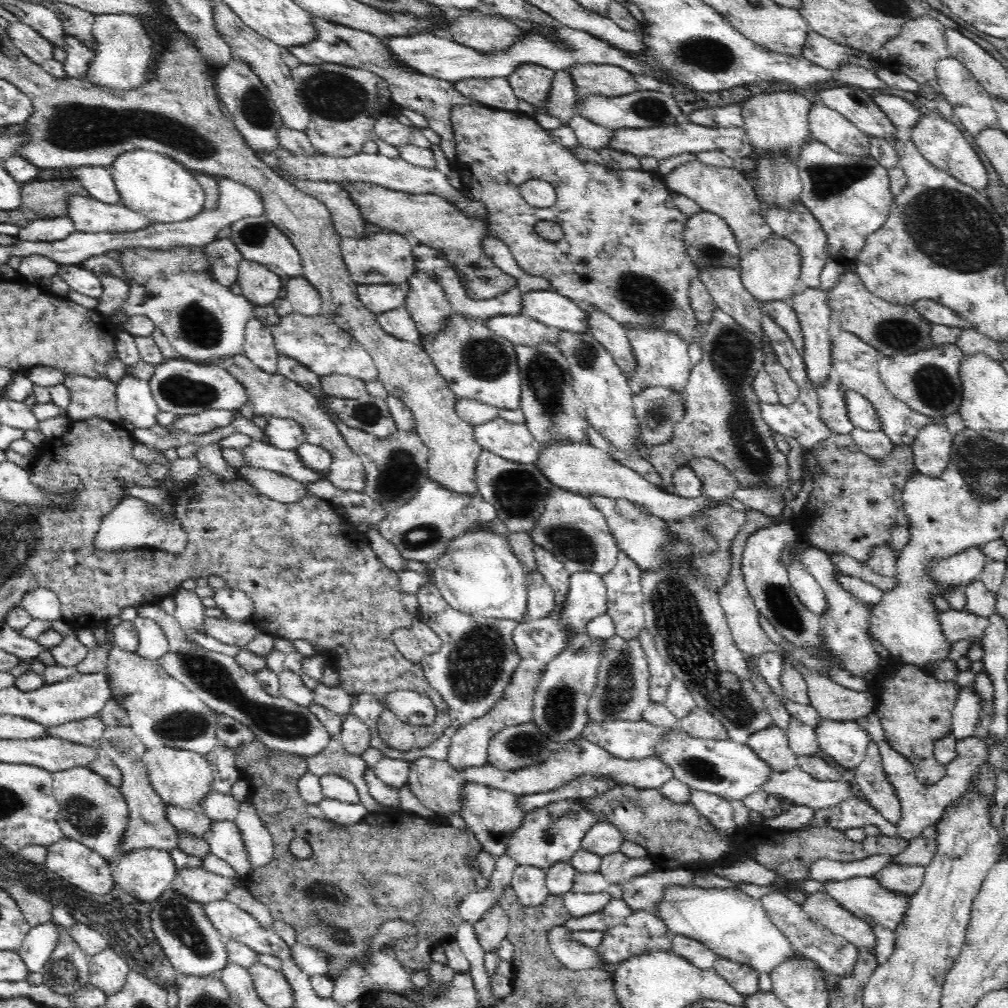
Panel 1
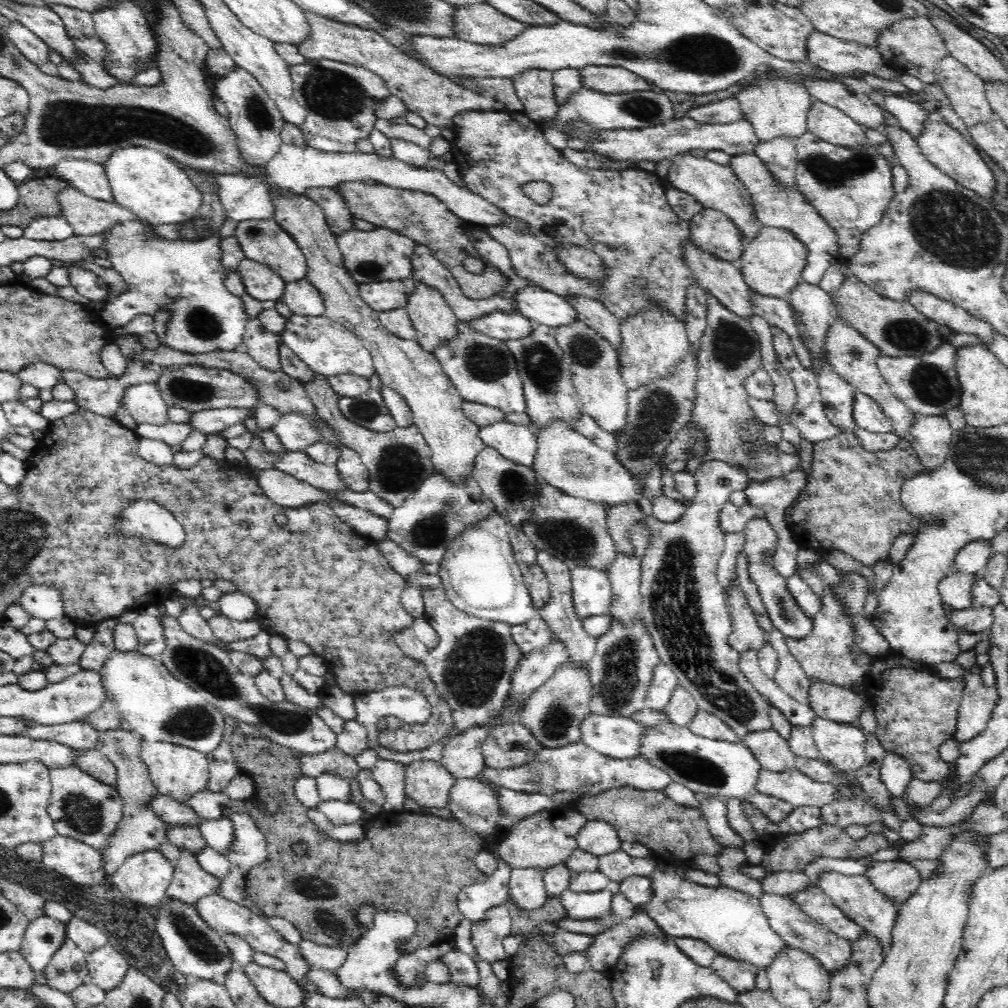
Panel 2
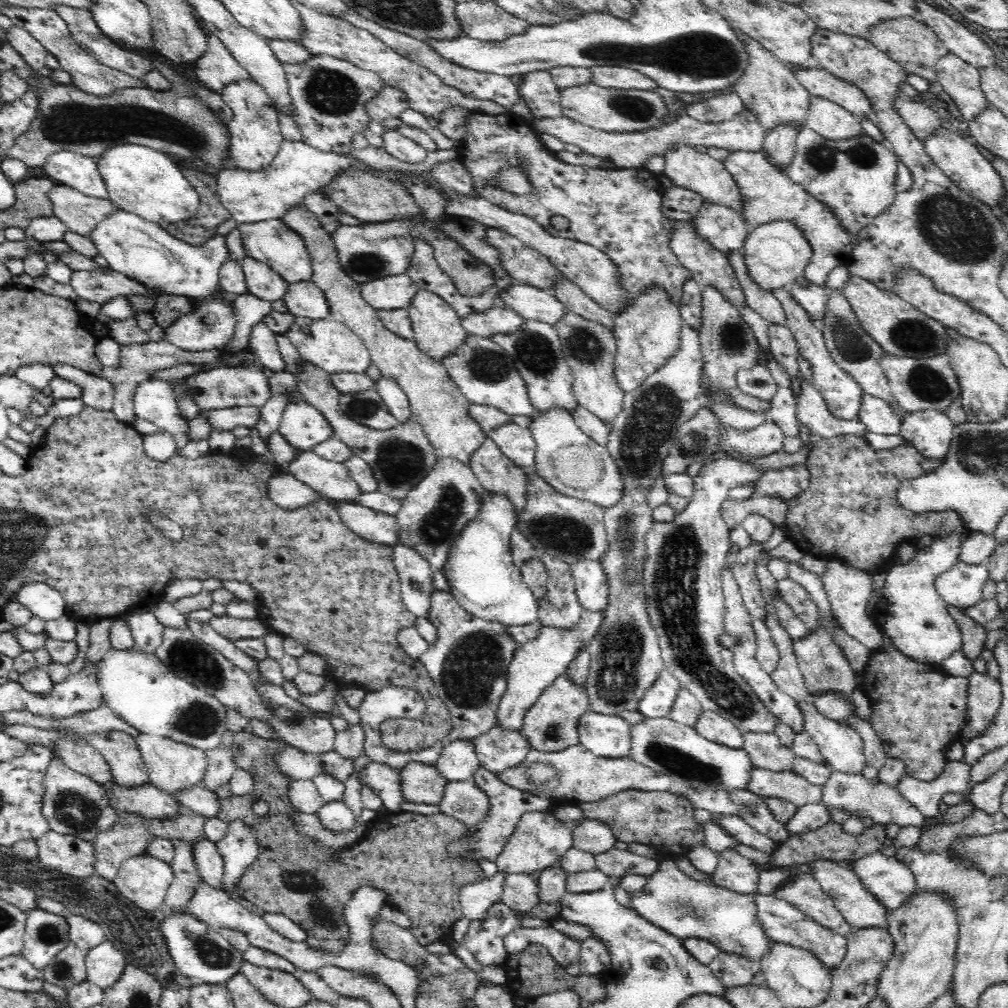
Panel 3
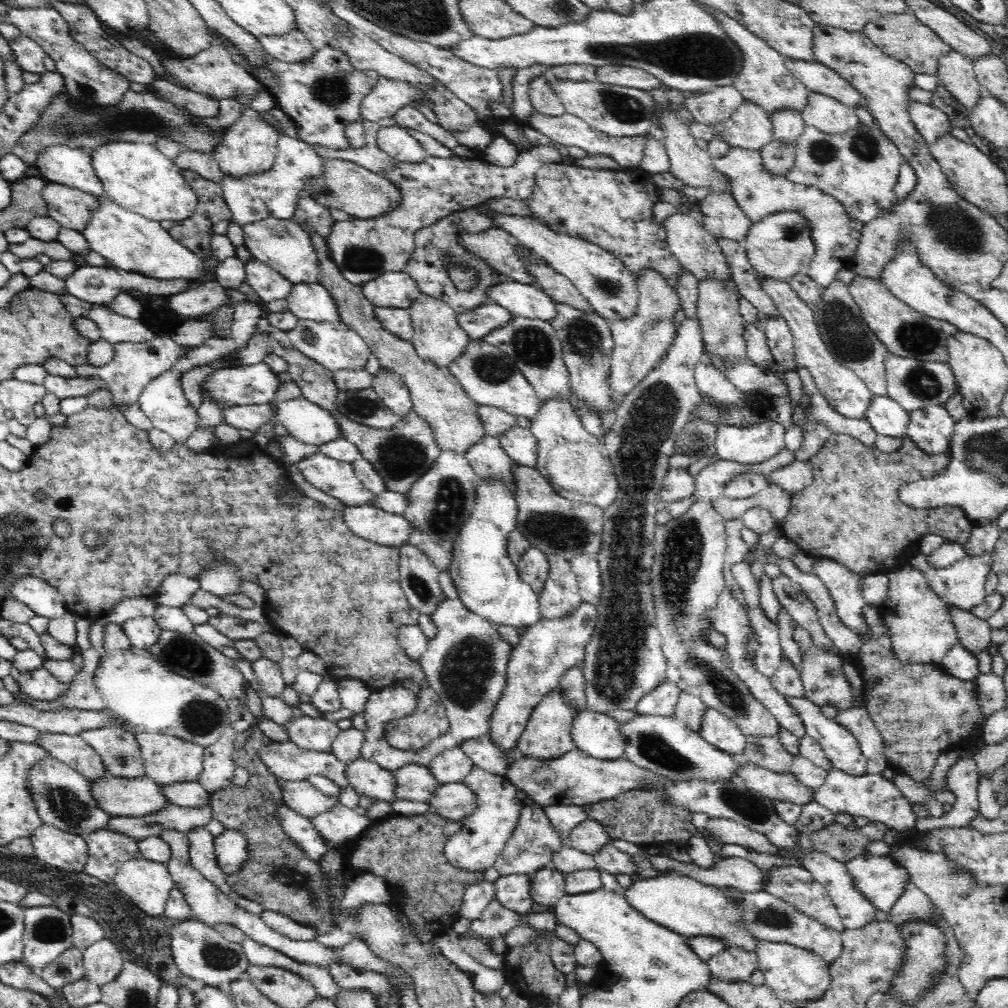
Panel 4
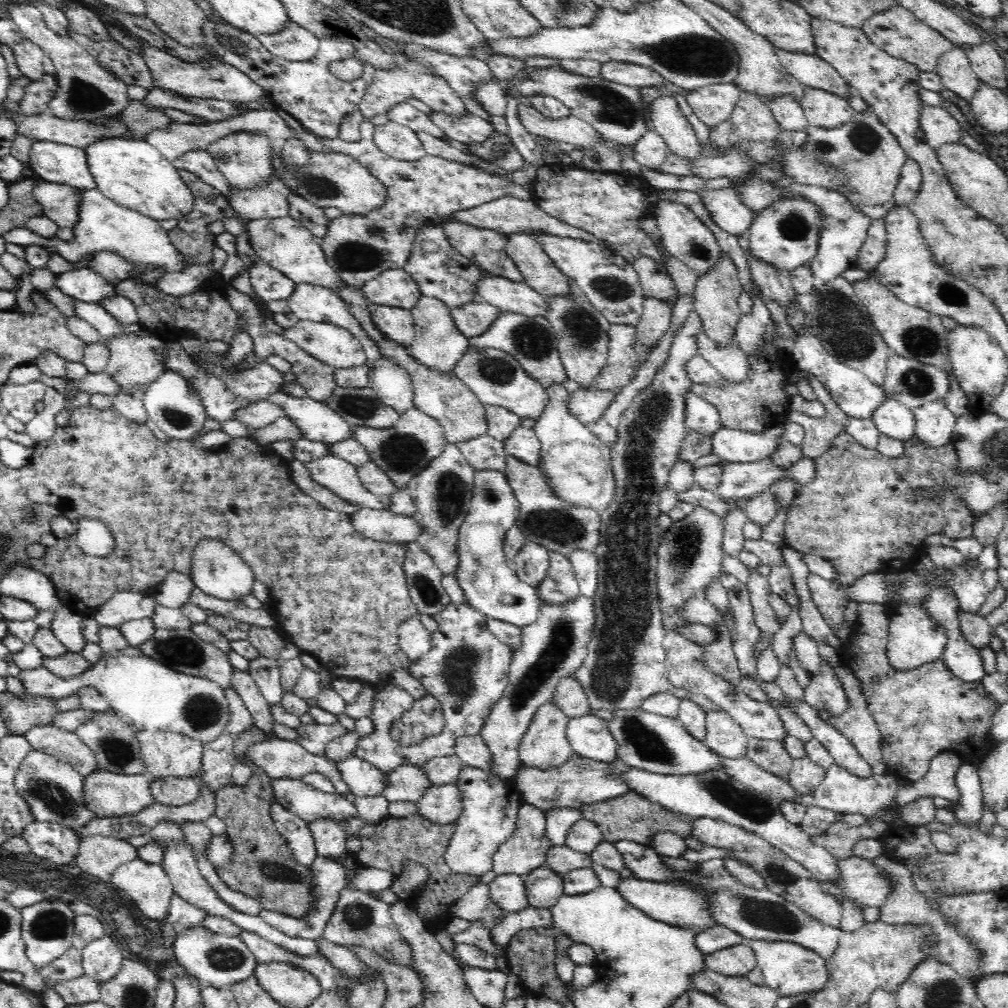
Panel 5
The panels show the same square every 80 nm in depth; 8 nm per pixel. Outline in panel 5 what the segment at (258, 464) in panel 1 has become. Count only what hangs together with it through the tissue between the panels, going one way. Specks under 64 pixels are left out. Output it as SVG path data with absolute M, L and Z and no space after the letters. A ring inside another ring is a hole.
M329 455L307 464L312 477L340 497L362 508L388 510L392 508L389 497L372 494L360 482L357 467L338 456Z

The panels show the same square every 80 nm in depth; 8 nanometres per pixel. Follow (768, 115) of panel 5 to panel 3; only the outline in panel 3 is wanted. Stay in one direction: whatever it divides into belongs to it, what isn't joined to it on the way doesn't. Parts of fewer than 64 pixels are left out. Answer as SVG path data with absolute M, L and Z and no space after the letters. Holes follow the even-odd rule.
M744 107L732 120L719 123L700 122L686 114L680 115L675 121L661 125L659 128L650 128L642 132L606 132L591 126L582 124L574 118L562 115L556 118L538 117L532 121L533 130L538 134L546 132L564 144L575 144L570 148L572 154L592 154L598 158L607 158L614 162L620 169L640 169L645 160L654 153L662 153L673 147L678 141L690 143L690 145L718 146L729 151L747 150L762 151L764 140L766 140L766 127L762 125L758 114L752 109Z

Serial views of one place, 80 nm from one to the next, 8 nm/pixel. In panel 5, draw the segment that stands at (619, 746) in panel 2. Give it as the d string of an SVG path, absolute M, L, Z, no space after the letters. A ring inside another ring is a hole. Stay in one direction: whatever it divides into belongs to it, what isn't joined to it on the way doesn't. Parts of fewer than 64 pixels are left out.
M591 714L570 718L566 725L566 738L577 756L606 763L617 760L615 742L607 730L606 720Z

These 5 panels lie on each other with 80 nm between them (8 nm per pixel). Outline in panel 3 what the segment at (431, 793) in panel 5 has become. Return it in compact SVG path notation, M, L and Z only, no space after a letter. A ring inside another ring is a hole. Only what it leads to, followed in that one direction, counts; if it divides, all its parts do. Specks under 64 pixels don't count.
M473 778L447 782L436 805L440 813L458 819L469 827L475 825L488 810L487 796L474 784Z

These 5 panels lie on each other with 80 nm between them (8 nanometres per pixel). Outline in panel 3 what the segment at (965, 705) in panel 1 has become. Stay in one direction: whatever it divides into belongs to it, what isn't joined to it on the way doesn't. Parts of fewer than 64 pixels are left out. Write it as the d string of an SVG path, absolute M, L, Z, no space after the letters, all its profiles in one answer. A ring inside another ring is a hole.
M975 671L968 682L968 724L962 728L961 742L966 743L970 738L984 732L985 728L994 721L1000 706L1002 706L1002 685L999 678L990 678Z

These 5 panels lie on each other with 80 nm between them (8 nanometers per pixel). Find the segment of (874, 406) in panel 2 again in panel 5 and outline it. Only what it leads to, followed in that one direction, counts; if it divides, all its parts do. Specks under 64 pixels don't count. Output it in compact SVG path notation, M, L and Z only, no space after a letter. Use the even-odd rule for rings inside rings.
M895 399L886 400L886 403L875 412L872 420L881 434L892 439L906 442L916 436L917 421L914 411Z

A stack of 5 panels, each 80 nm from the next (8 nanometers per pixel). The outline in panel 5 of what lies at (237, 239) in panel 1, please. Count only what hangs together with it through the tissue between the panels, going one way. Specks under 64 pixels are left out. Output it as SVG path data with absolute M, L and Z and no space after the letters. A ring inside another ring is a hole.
M289 214L274 218L252 219L248 224L248 233L250 233L250 243L261 260L282 272L296 284L314 284L335 290L346 288L347 282L342 280L336 269L324 259L320 245L322 238L314 236L302 221Z

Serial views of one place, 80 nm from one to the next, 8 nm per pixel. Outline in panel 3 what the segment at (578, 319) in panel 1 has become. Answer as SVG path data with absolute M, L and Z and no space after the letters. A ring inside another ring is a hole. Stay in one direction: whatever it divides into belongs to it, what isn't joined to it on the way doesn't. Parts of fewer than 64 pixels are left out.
M512 284L498 294L502 306L511 308L524 320L540 320L553 325L566 312L555 298L553 289L541 289L527 284Z

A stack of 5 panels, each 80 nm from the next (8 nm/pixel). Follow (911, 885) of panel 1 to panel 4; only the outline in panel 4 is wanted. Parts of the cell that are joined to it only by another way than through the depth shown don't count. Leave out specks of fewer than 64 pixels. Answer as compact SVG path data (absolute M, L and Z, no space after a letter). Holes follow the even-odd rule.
M866 852L846 861L845 866L851 880L854 881L856 892L860 892L860 895L866 898L874 909L886 913L890 912L894 902L900 898L900 894L906 888L906 880L911 878L906 869L902 868L890 855L874 855Z

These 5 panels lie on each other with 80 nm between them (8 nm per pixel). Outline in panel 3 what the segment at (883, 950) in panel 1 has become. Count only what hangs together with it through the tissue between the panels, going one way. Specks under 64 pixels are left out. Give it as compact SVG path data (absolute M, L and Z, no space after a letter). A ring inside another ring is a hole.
M826 857L816 859L810 862L809 865L813 878L821 885L825 894L834 902L836 909L842 914L844 921L852 929L877 927L878 925L887 927L890 913L874 897L870 896L870 892L864 889L864 885L856 877L856 873L849 870L846 866L842 866L838 861L826 859Z

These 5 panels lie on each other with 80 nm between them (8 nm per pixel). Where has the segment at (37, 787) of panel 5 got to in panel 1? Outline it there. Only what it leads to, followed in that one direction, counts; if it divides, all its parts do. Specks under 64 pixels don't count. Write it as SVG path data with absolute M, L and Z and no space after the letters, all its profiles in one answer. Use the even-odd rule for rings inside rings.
M87 766L51 773L55 802L59 806L56 822L63 836L94 849L108 862L118 862L120 858L117 858L117 846L127 819L127 802L119 788L108 784Z

